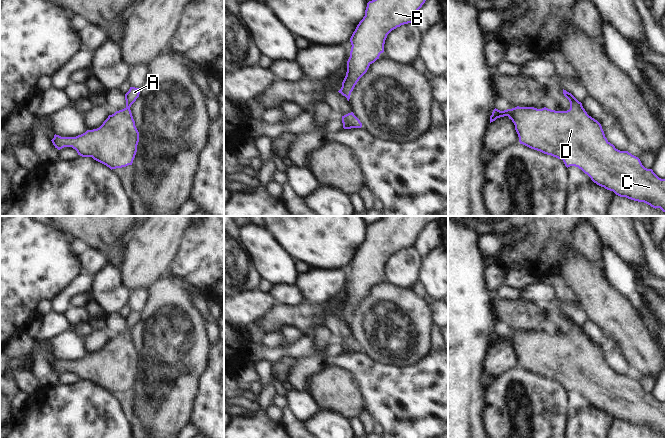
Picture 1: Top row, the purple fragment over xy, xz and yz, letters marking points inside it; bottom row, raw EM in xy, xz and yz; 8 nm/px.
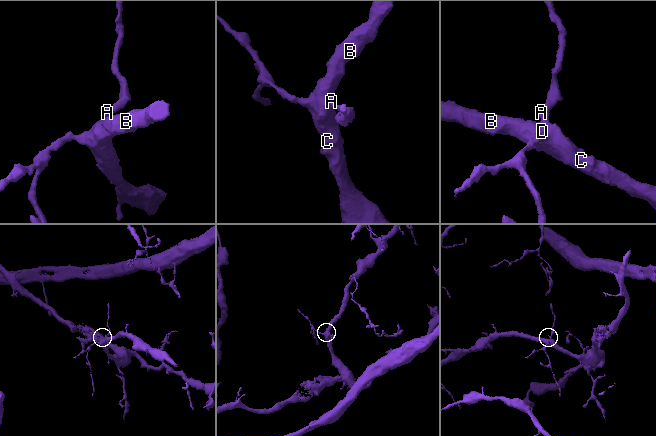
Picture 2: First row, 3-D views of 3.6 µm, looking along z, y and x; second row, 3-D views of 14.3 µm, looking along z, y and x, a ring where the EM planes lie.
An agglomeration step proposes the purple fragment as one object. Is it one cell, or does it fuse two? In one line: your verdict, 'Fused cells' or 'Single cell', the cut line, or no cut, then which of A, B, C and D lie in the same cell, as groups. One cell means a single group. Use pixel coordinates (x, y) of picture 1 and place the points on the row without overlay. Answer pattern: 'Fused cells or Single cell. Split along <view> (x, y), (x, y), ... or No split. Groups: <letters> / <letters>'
Single cell. No split. Groups: A B C D

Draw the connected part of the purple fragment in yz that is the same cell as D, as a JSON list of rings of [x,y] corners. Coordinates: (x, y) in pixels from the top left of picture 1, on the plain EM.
[[[563,313],[570,326],[567,335],[555,335],[546,331],[515,331],[500,335],[494,333],[490,347],[508,340],[515,349],[520,368],[561,383],[565,390],[575,390],[587,398],[597,409],[613,415],[620,421],[644,426],[665,436],[665,403],[659,402],[652,393],[645,392],[640,383],[628,375],[620,375],[605,361],[601,348],[589,340],[571,317]]]

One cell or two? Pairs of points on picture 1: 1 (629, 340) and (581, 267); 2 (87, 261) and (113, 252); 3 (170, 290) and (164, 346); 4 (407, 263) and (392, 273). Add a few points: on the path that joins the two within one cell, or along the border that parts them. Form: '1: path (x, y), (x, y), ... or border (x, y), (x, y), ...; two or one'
1: path (621, 322), (595, 295), (590, 285); one
2: border (88, 246), (100, 251); two
3: path (168, 304), (168, 332); one
4: path (403, 267), (396, 272); one

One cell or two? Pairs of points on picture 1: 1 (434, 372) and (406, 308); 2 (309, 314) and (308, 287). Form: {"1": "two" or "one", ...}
{"1": "two", "2": "two"}

